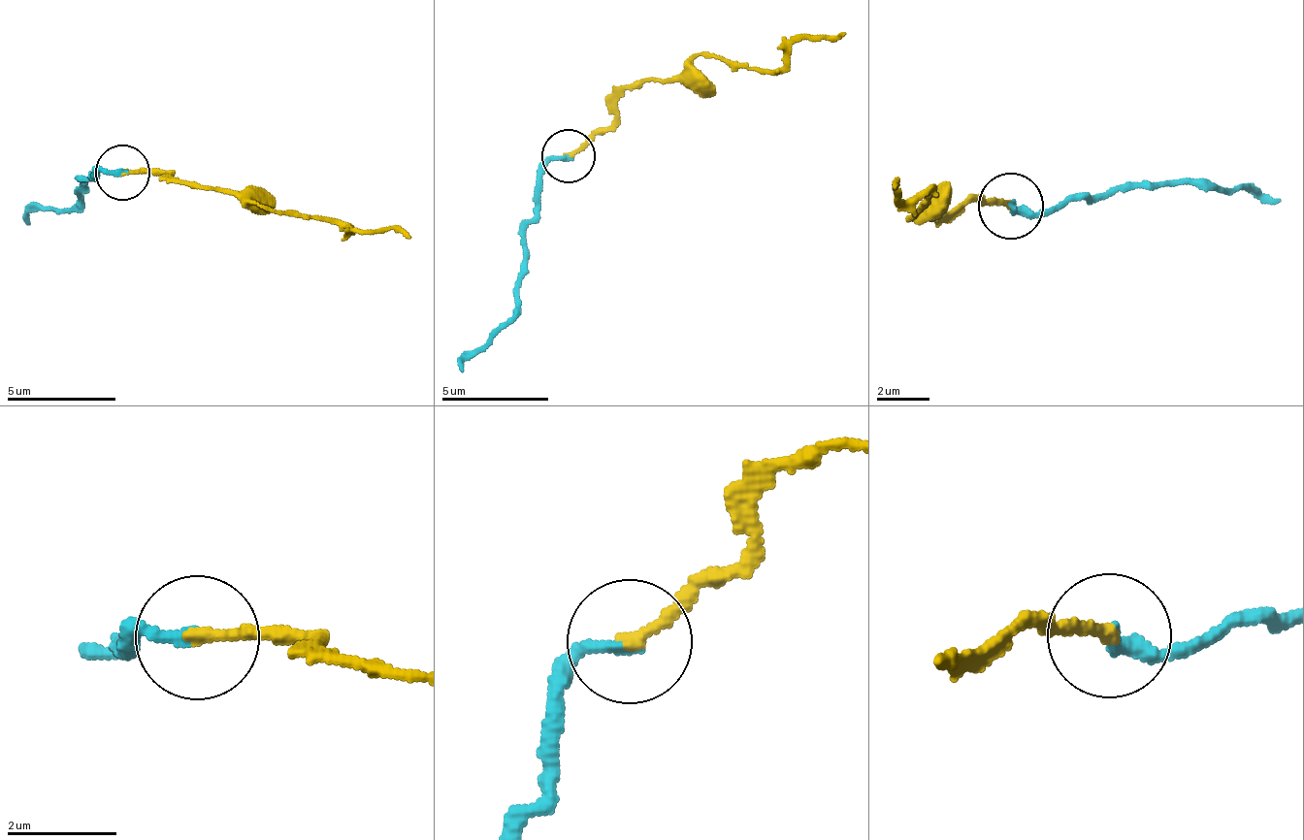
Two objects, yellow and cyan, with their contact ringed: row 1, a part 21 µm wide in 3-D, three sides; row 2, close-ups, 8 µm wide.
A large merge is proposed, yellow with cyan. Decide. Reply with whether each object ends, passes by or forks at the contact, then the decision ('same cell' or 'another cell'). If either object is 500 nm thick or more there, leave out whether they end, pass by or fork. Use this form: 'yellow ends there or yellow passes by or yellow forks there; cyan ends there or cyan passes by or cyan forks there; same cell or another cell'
yellow ends there; cyan ends there; another cell

